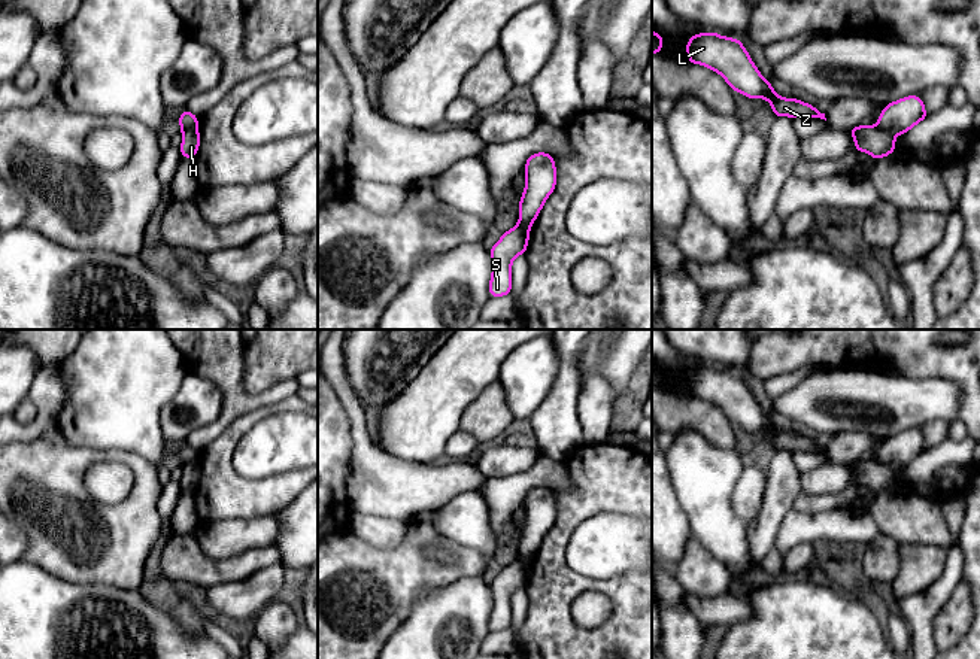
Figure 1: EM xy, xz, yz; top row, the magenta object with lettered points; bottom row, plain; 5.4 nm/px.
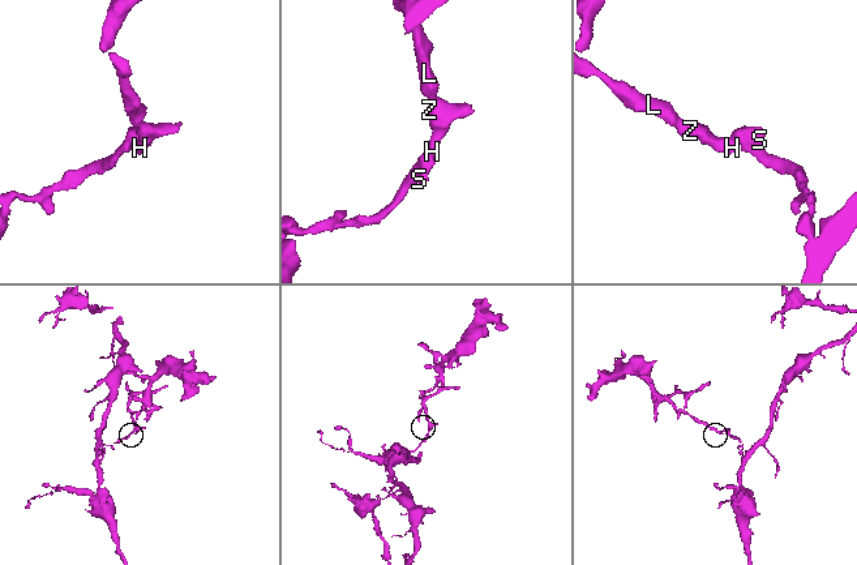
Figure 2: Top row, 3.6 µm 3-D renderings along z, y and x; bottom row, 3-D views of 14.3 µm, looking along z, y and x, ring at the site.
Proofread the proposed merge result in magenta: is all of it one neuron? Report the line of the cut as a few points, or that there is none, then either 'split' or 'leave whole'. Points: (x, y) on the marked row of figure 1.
cut in yz along (877, 124), (894, 136); split

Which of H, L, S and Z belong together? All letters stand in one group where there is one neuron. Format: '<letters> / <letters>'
H L Z / S

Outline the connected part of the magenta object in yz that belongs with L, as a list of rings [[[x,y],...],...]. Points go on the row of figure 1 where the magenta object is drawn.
[[[704,31],[688,40],[686,52],[691,64],[701,64],[714,70],[732,91],[740,91],[747,98],[770,100],[774,116],[791,116],[794,119],[807,116],[826,121],[825,113],[820,113],[814,106],[794,97],[779,97],[738,39]]]

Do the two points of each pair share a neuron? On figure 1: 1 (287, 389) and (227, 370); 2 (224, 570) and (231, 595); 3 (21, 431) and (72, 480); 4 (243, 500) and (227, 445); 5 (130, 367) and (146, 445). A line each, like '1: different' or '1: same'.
1: same
2: different
3: different
4: same
5: same

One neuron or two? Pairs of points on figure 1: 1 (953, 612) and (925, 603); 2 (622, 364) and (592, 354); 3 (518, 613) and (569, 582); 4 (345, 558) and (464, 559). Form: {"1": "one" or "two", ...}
{"1": "two", "2": "one", "3": "two", "4": "one"}

